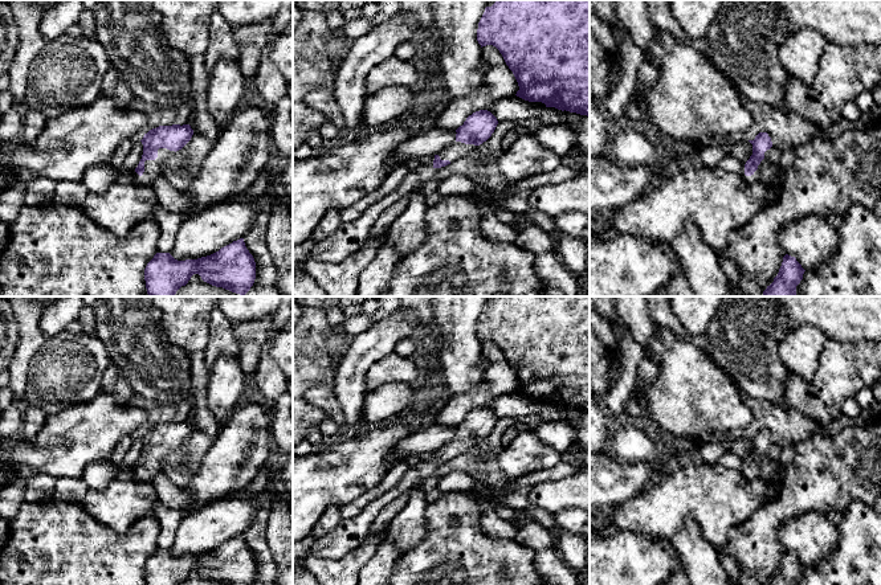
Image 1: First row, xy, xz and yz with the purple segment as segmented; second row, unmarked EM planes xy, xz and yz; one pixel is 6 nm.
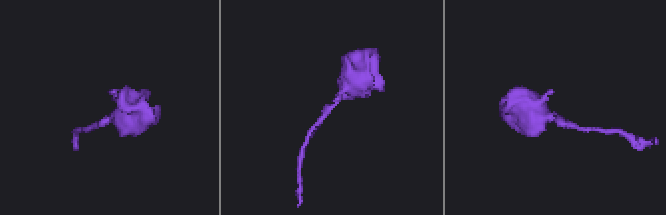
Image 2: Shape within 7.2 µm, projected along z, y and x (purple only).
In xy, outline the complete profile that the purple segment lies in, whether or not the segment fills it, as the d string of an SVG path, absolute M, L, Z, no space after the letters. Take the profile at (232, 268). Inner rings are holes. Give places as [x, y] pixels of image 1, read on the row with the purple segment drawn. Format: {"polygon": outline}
{"polygon": "M244 238L197 259L178 261L170 253L156 253L144 269L150 296L174 296L193 274L212 286L245 296L256 279L256 262Z"}

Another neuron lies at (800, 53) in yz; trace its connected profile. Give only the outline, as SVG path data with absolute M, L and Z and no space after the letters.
M813 29L791 32L779 46L779 61L788 75L811 86L819 69L827 40Z

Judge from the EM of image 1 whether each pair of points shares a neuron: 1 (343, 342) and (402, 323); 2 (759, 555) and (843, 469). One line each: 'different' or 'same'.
1: different
2: same

